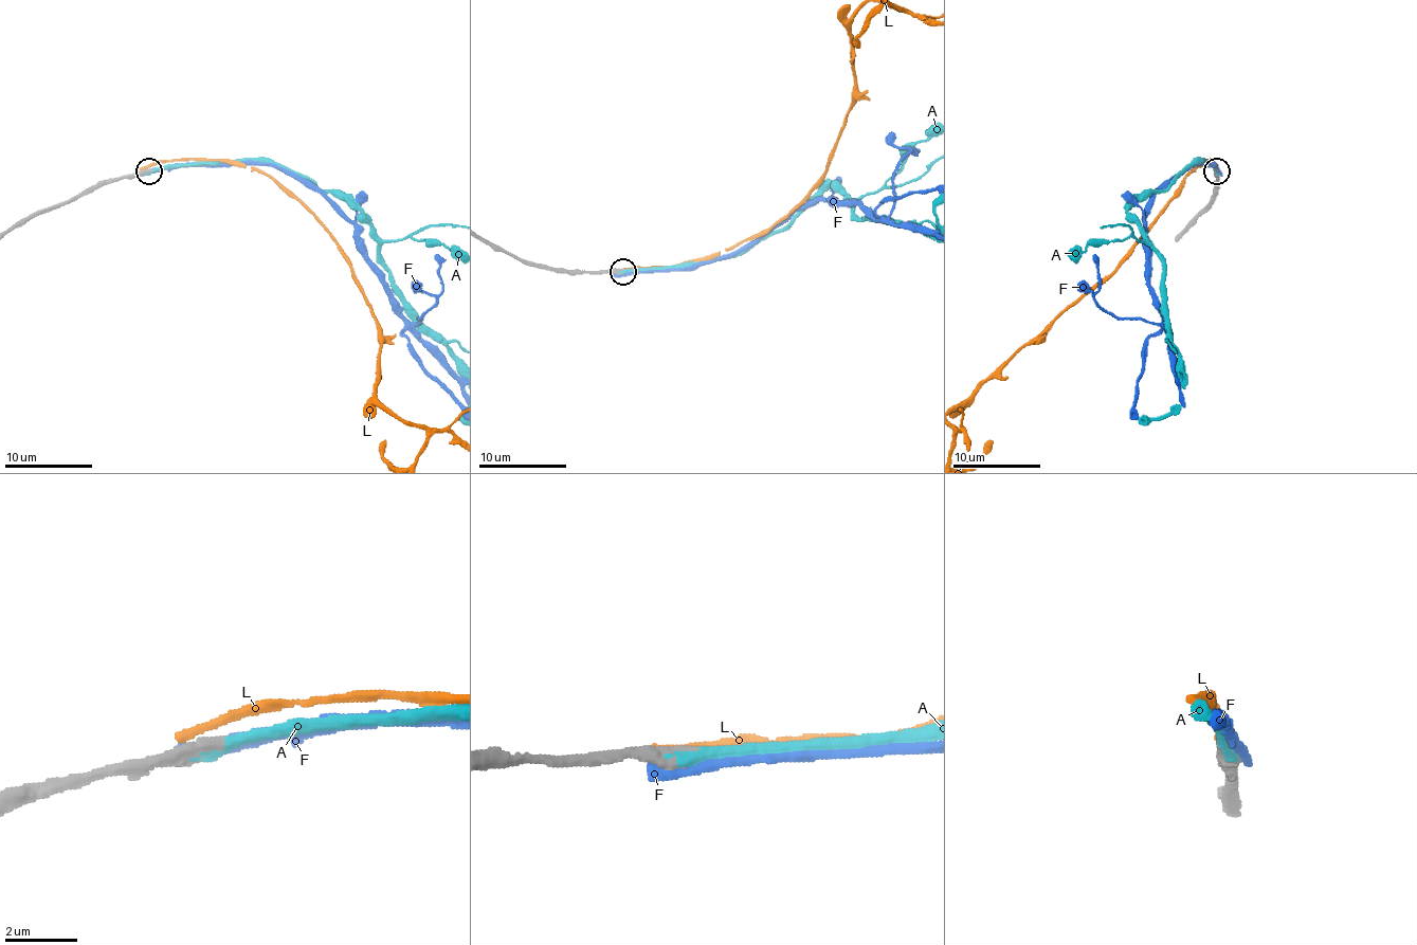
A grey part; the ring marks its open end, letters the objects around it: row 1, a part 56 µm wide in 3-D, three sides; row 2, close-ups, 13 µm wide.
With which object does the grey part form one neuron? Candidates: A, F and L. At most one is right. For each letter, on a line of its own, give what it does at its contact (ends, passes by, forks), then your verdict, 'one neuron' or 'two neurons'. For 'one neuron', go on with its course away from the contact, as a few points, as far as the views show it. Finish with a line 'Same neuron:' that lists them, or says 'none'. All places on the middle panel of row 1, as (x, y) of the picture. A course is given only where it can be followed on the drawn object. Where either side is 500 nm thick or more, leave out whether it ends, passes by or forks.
A: one neuron
F: two neurons
L: two neurons
Same neuron: A

